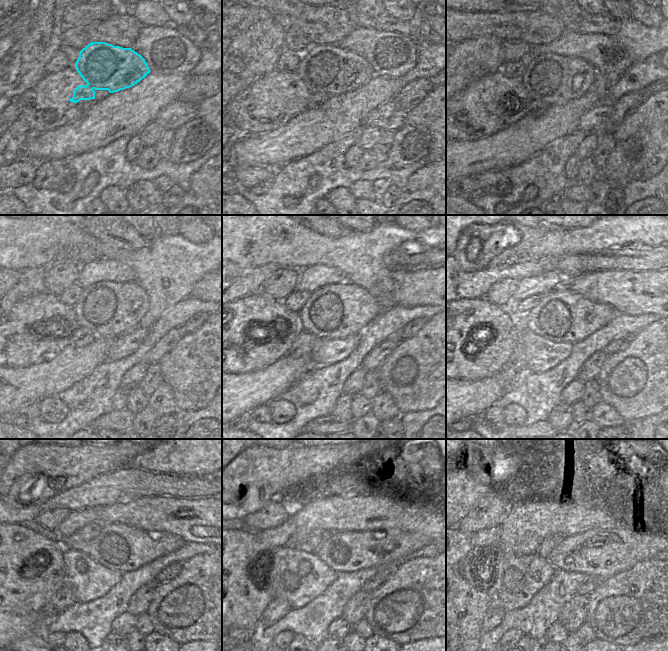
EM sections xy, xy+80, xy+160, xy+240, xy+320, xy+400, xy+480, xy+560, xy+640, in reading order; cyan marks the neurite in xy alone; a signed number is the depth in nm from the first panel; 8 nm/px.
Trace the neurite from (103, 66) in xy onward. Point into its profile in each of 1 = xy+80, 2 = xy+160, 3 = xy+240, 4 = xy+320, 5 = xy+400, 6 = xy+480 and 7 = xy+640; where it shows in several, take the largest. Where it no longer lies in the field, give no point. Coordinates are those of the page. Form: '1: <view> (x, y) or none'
1: xy+80 (327, 68)
2: xy+160 (553, 79)
3: xy+240 (109, 309)
4: xy+320 (335, 311)
5: xy+400 (562, 315)
6: xy+480 (120, 547)
7: xy+640 (604, 552)

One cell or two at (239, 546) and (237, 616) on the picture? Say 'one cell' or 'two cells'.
one cell

